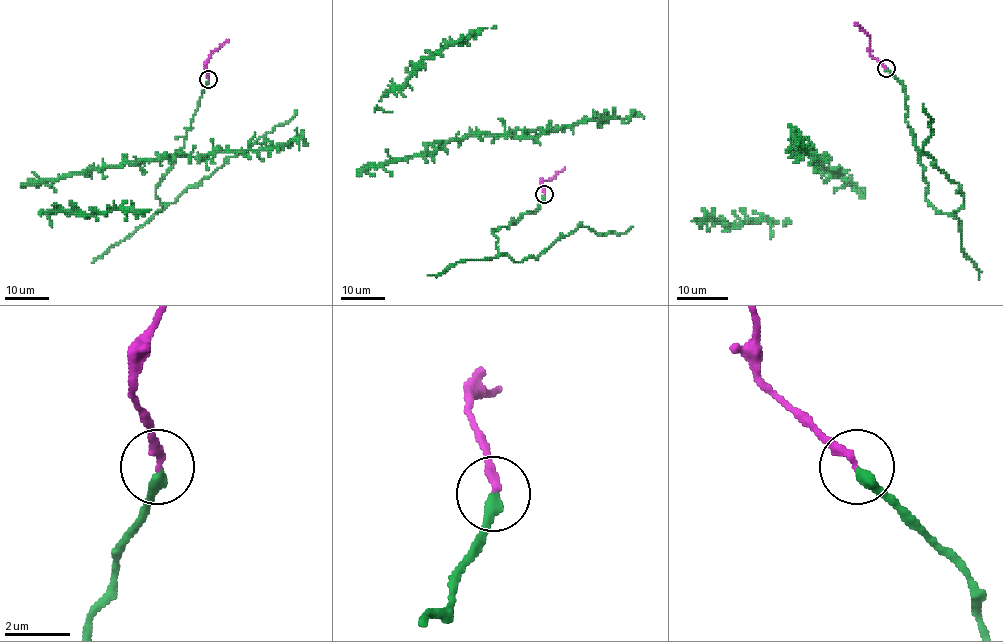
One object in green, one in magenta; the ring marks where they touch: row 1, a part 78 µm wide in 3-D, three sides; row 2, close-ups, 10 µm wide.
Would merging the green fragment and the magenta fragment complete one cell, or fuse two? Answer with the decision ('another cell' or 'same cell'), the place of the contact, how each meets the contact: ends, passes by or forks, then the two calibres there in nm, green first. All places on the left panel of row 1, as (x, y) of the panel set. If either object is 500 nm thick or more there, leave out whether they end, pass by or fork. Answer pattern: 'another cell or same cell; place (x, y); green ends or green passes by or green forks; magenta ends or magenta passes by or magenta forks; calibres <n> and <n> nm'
same cell; place (208, 79); green ends; magenta ends; calibres 360 and 260 nm

